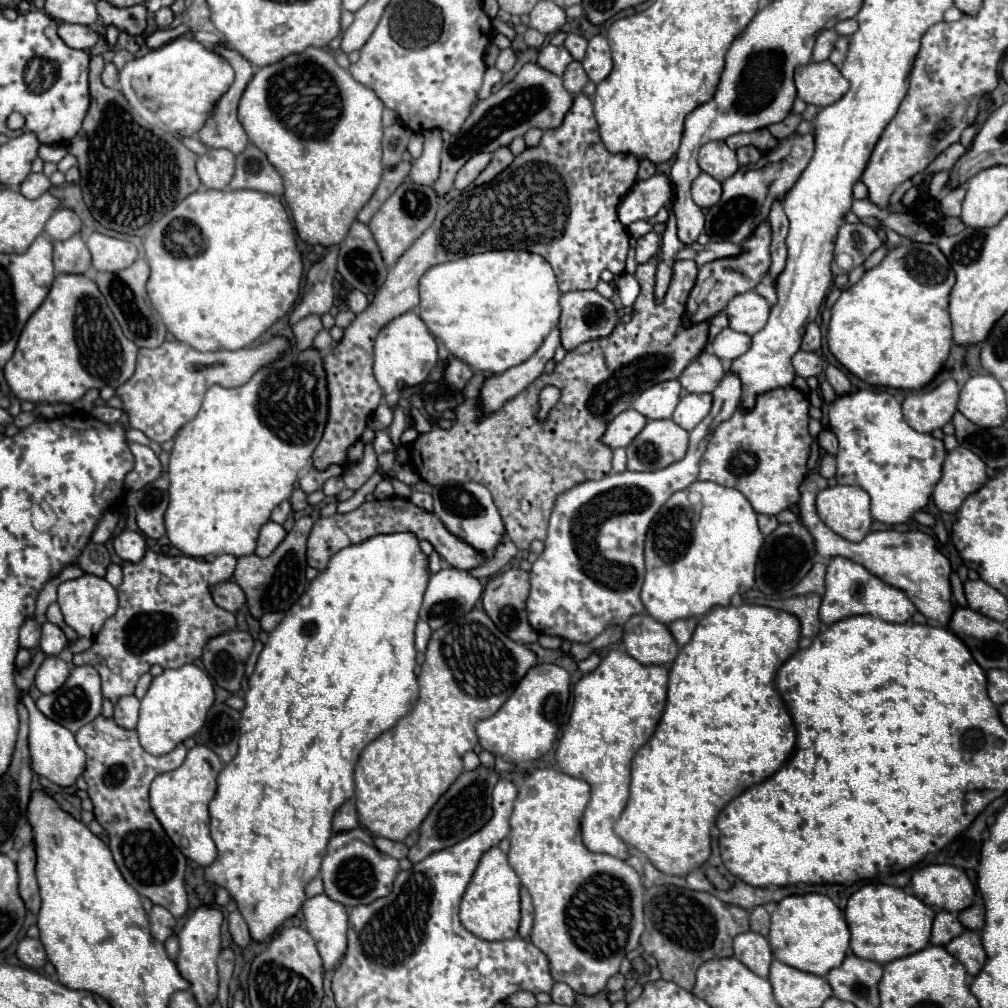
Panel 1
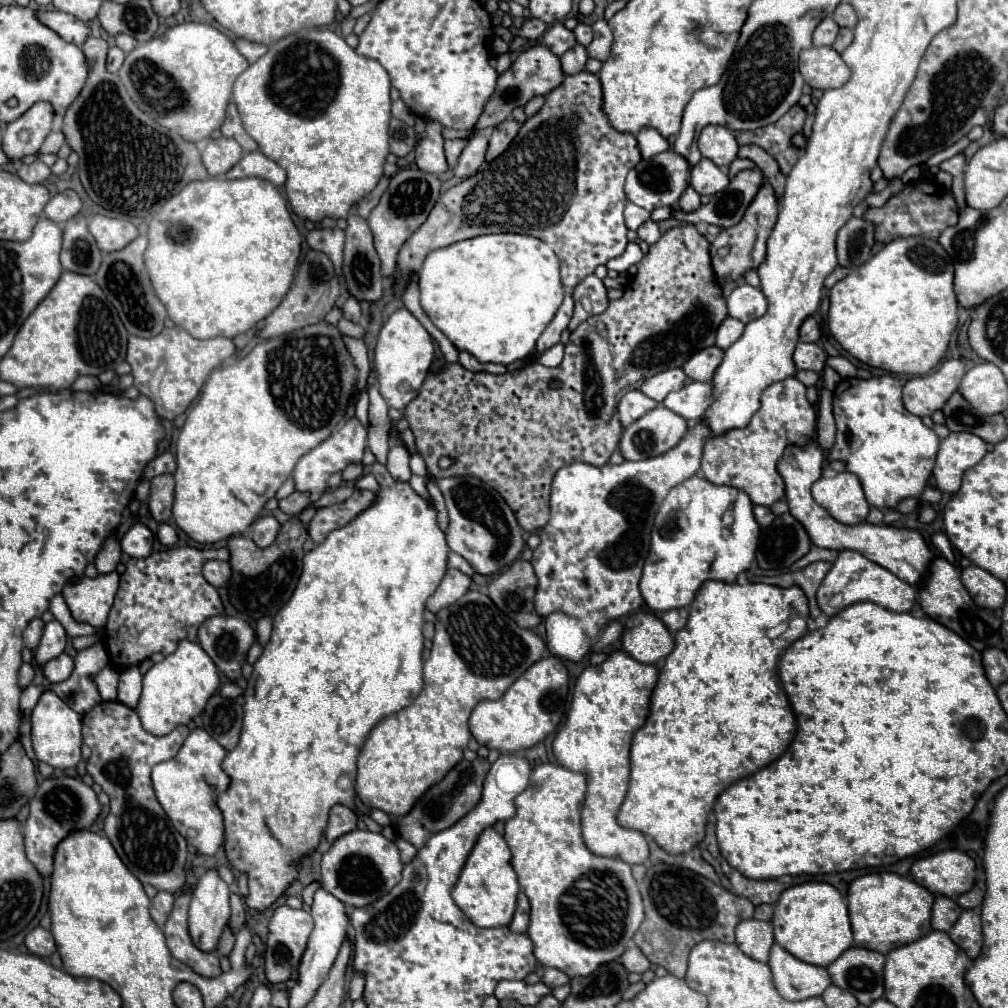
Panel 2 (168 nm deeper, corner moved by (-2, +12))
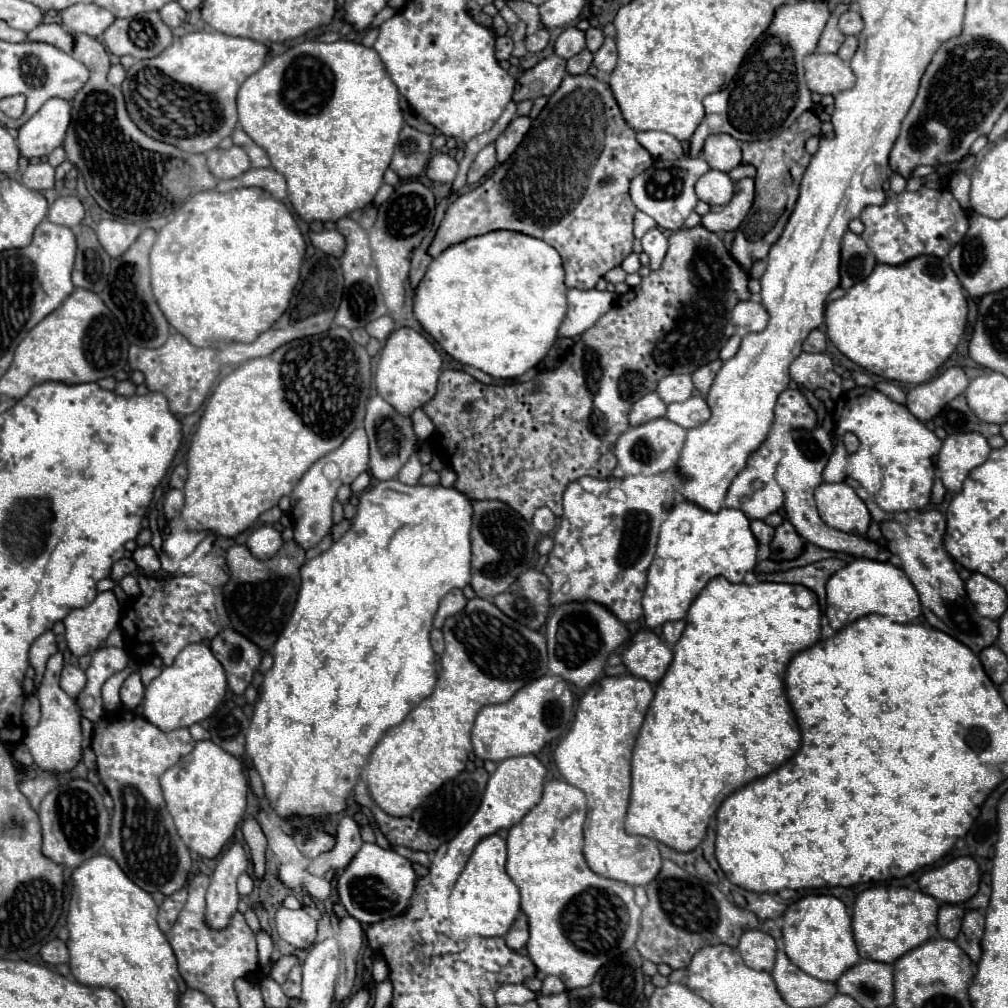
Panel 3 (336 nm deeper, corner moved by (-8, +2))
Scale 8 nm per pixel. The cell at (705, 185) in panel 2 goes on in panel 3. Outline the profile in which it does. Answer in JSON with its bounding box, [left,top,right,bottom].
[695,170,733,204]

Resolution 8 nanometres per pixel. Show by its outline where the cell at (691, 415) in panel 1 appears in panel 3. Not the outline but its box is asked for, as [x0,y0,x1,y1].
[667,396,711,428]

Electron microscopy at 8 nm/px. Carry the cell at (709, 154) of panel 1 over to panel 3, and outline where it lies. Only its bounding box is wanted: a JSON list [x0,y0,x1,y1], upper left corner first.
[703,134,741,172]

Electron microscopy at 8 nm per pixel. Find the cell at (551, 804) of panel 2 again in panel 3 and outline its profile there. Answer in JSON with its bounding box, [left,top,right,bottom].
[507,780,641,990]

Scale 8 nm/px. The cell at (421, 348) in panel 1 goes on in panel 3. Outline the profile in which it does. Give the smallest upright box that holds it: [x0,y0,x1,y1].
[375,328,441,416]

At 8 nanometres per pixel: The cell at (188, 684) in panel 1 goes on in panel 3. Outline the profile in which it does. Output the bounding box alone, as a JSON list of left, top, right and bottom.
[143,644,227,732]

